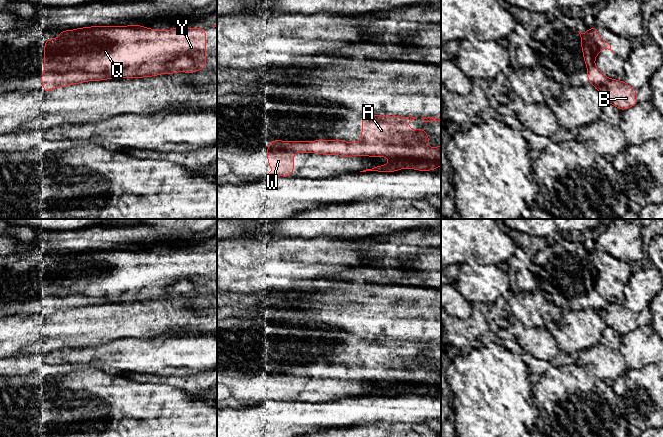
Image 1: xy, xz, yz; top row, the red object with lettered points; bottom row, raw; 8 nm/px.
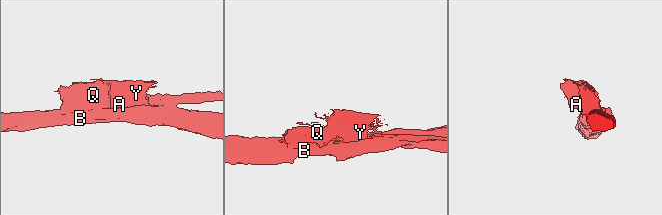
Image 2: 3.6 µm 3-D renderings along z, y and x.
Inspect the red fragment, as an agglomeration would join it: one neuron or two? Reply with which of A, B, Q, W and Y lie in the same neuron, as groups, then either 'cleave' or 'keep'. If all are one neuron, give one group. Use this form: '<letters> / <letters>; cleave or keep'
A Q W Y / B; cleave

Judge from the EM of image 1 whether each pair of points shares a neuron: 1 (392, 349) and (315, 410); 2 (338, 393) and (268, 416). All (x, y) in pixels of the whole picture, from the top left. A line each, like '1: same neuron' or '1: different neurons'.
1: different neurons
2: different neurons

